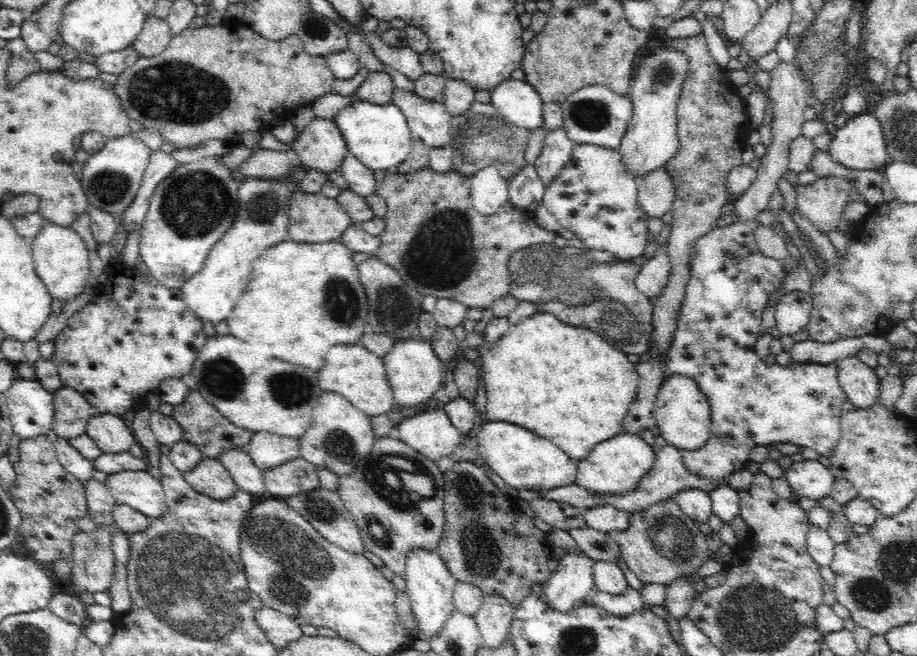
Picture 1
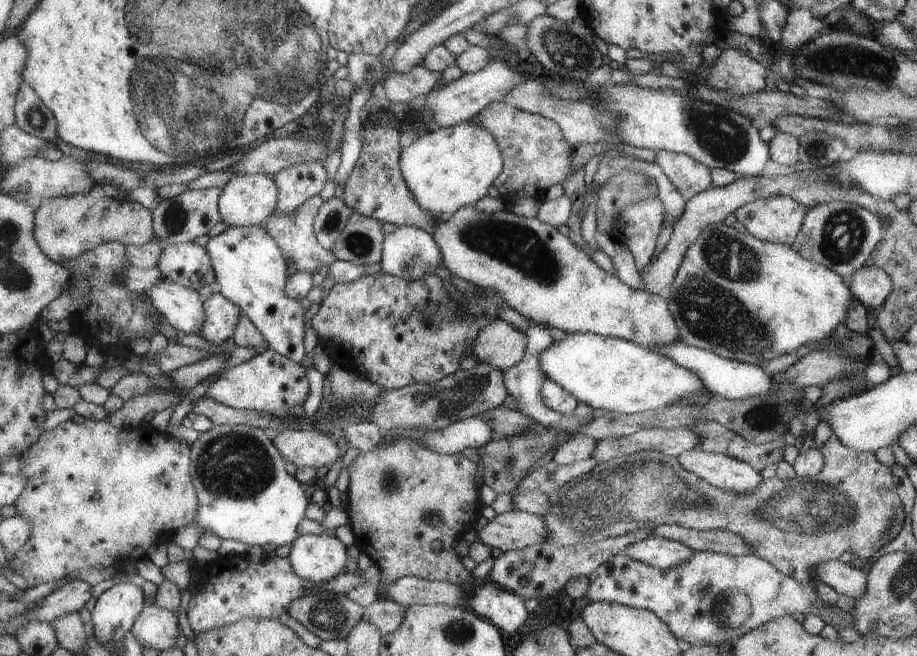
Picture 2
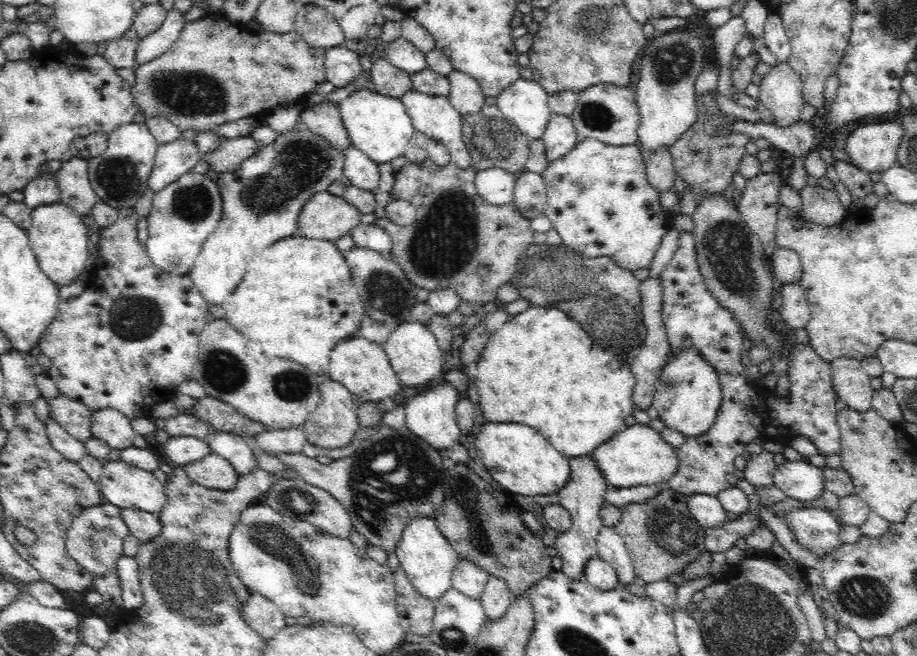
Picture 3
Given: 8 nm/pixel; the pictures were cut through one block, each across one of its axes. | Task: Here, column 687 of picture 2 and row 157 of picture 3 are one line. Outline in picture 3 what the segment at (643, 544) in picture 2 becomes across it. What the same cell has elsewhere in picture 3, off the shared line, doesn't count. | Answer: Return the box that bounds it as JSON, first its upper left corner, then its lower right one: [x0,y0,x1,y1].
[541,113,579,162]

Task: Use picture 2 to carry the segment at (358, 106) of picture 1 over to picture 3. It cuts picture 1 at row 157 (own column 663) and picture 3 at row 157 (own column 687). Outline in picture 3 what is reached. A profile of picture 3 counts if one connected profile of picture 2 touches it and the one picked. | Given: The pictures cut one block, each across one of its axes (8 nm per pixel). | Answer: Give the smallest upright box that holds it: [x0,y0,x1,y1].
[337,88,416,164]

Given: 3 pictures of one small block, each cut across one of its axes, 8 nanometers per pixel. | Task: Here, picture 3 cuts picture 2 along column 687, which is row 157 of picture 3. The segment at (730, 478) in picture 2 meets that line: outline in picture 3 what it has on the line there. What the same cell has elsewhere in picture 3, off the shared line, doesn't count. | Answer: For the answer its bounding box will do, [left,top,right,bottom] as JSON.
[400,90,471,171]

